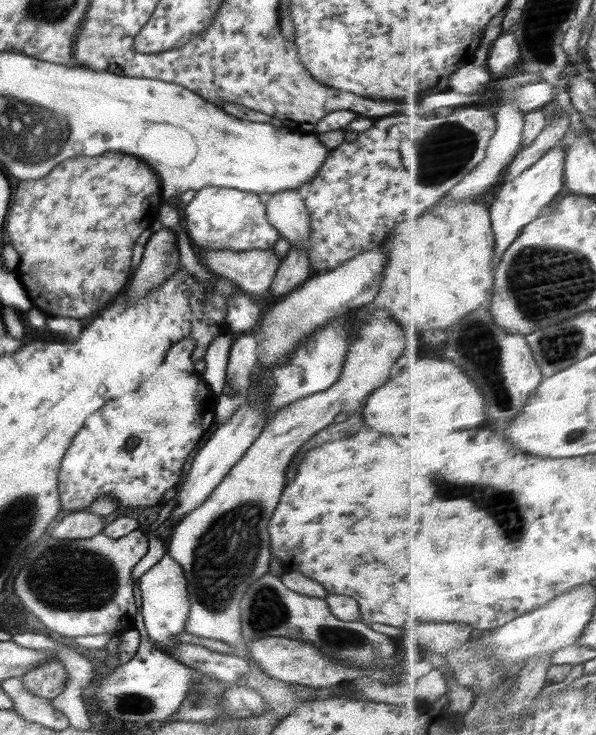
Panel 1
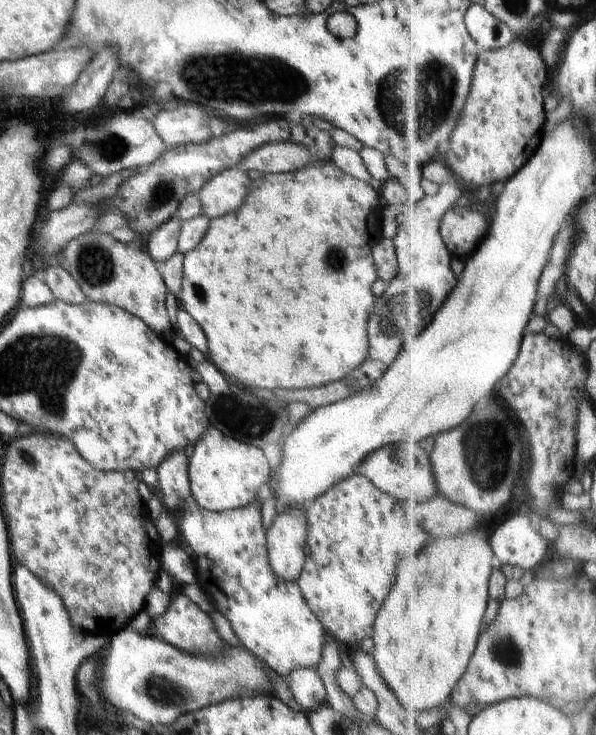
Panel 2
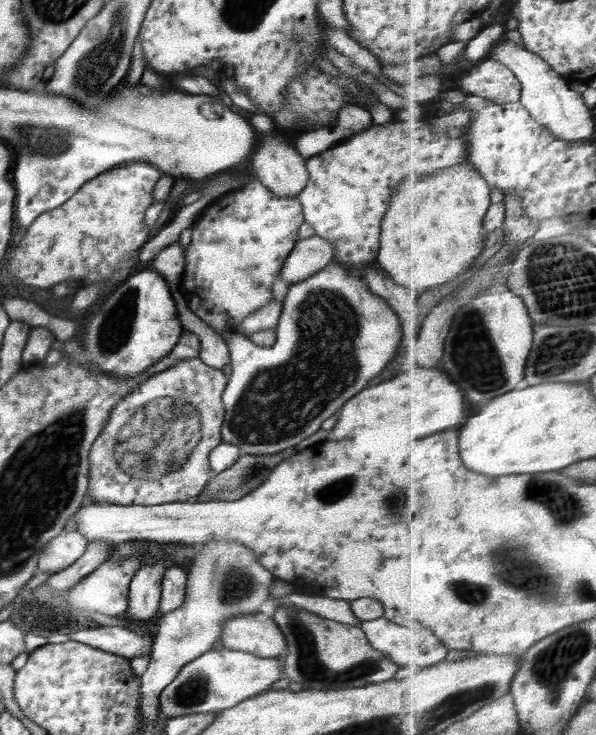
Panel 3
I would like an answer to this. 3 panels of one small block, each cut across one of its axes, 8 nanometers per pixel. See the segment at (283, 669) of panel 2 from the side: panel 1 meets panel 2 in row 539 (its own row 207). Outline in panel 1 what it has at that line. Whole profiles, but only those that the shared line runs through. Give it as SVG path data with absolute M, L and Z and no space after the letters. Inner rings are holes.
M207 186L196 191L194 198L180 208L183 227L192 240L191 244L202 249L271 250L281 237L265 216L265 204L260 202L259 195L251 192Z

